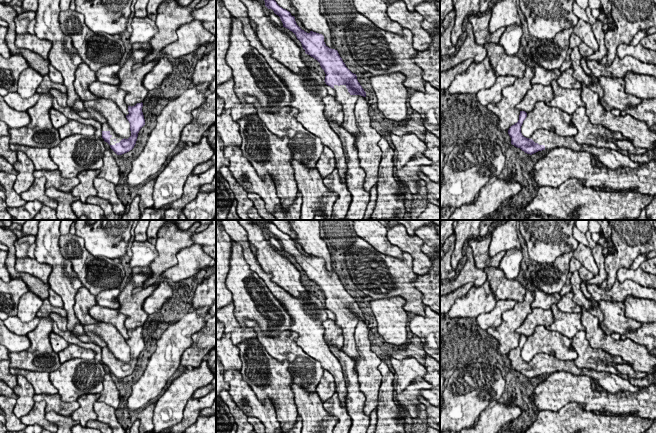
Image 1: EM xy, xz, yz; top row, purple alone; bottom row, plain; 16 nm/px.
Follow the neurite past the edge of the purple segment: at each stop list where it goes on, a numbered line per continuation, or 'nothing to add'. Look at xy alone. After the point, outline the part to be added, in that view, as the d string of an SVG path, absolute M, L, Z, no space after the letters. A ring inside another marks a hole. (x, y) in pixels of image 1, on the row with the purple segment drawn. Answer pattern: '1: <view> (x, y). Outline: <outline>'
1: xy (105, 126). Outline: M107 122L101 124L101 129L102 129L102 131L110 132L110 135L112 136L110 138L110 145L115 145L116 143L119 143L122 139L124 139L122 137L117 136Z

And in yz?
1: yz (610, 158). Outline: M539 129L529 138L539 145L544 145L545 150L550 151L554 148L568 148L575 152L587 152L611 170L617 170L620 167L636 168L640 165L632 161L628 156L619 153L616 150L604 147L595 147L592 145L579 145L573 136L560 136L554 131Z

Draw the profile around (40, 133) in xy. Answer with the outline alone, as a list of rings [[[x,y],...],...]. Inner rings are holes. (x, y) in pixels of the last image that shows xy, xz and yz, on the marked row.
[[[39,93],[37,103],[26,112],[30,123],[22,128],[10,128],[10,144],[19,144],[37,148],[53,148],[61,142],[60,135],[50,120],[53,108],[50,93]]]

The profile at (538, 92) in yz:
[[[534,84],[516,108],[520,111],[529,113],[534,109],[537,102],[542,101],[548,103],[553,99],[553,96],[551,85],[544,86],[541,84]]]

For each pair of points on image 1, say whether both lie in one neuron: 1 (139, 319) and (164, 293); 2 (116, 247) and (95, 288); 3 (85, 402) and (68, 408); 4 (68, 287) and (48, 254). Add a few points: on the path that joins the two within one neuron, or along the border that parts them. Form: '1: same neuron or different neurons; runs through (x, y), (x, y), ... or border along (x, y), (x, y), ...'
1: different neurons; border along (154, 290), (143, 304), (143, 310), (147, 314)
2: different neurons; border along (87, 251), (97, 257), (110, 257), (117, 260)
3: different neurons; border along (77, 401), (79, 406), (70, 416)
4: same neuron; runs through (63, 279), (60, 266), (56, 262)

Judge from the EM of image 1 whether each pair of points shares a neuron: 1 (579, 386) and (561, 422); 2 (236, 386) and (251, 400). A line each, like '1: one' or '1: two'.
1: two
2: one

